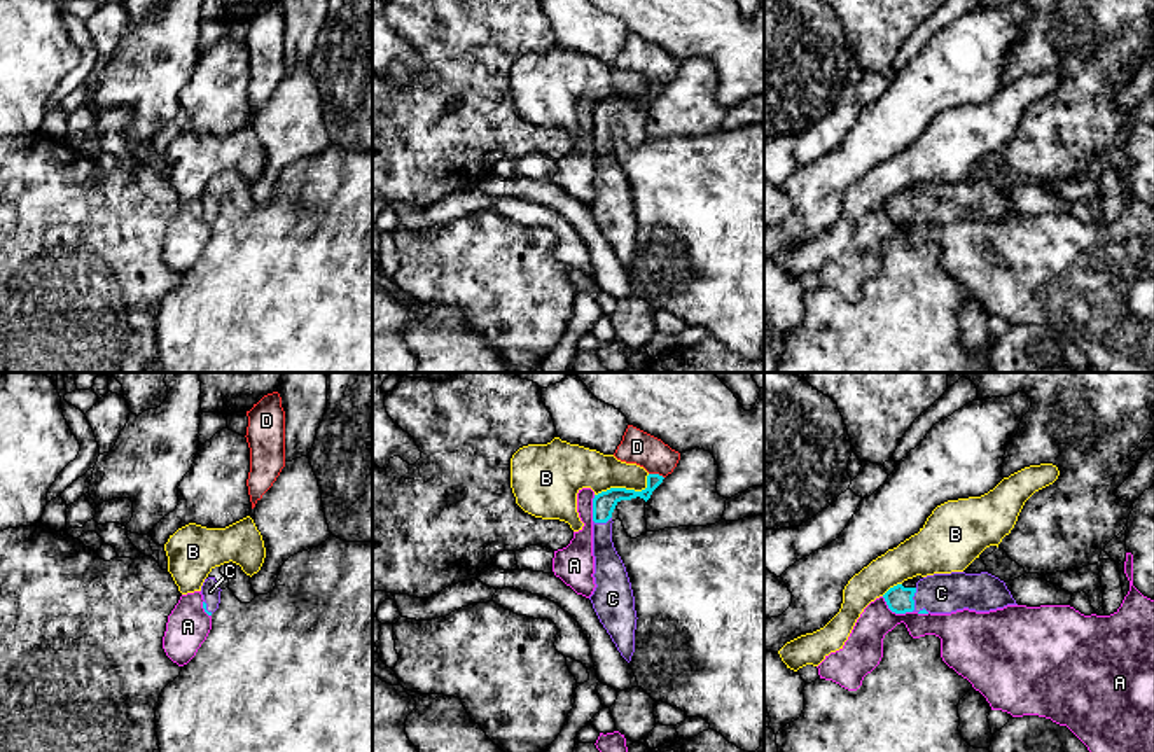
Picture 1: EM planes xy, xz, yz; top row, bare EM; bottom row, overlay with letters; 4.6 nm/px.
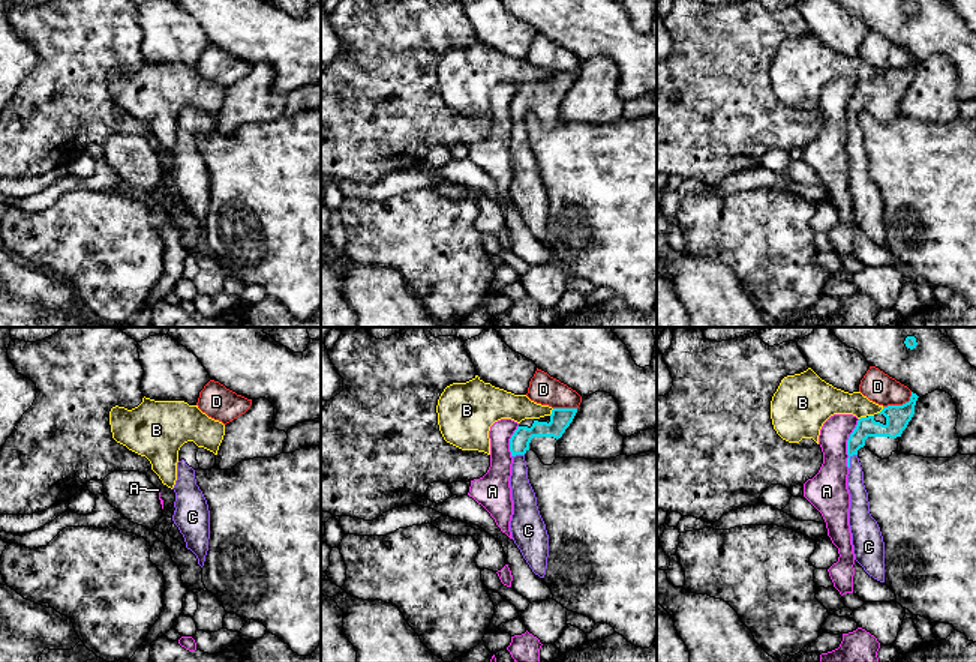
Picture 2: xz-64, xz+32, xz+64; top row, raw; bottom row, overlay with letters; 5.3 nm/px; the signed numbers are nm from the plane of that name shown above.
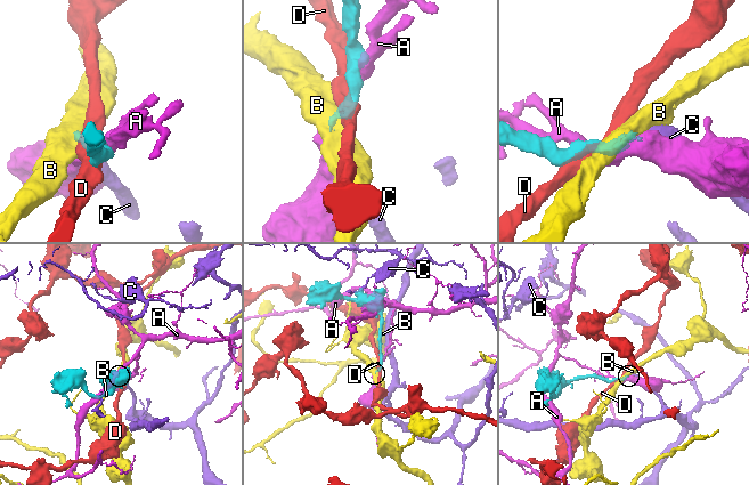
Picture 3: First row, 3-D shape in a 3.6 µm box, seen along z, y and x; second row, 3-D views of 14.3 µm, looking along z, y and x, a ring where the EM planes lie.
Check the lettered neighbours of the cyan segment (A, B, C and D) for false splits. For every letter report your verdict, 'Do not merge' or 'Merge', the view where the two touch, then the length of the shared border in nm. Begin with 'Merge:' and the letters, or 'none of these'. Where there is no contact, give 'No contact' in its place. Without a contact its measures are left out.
Merge: C
A: Do not merge. Touches cyan in yz. Shared border 160 nm
B: Do not merge. Touches cyan in xz. Shared border 280 nm
C: Merge. Touches cyan in yz. Shared border 110 nm
D: Do not merge. Touches cyan in xz. Shared border 80 nm

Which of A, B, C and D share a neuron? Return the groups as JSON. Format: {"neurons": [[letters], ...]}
{"neurons": [["A"], ["B"], ["C"], ["D"]]}

